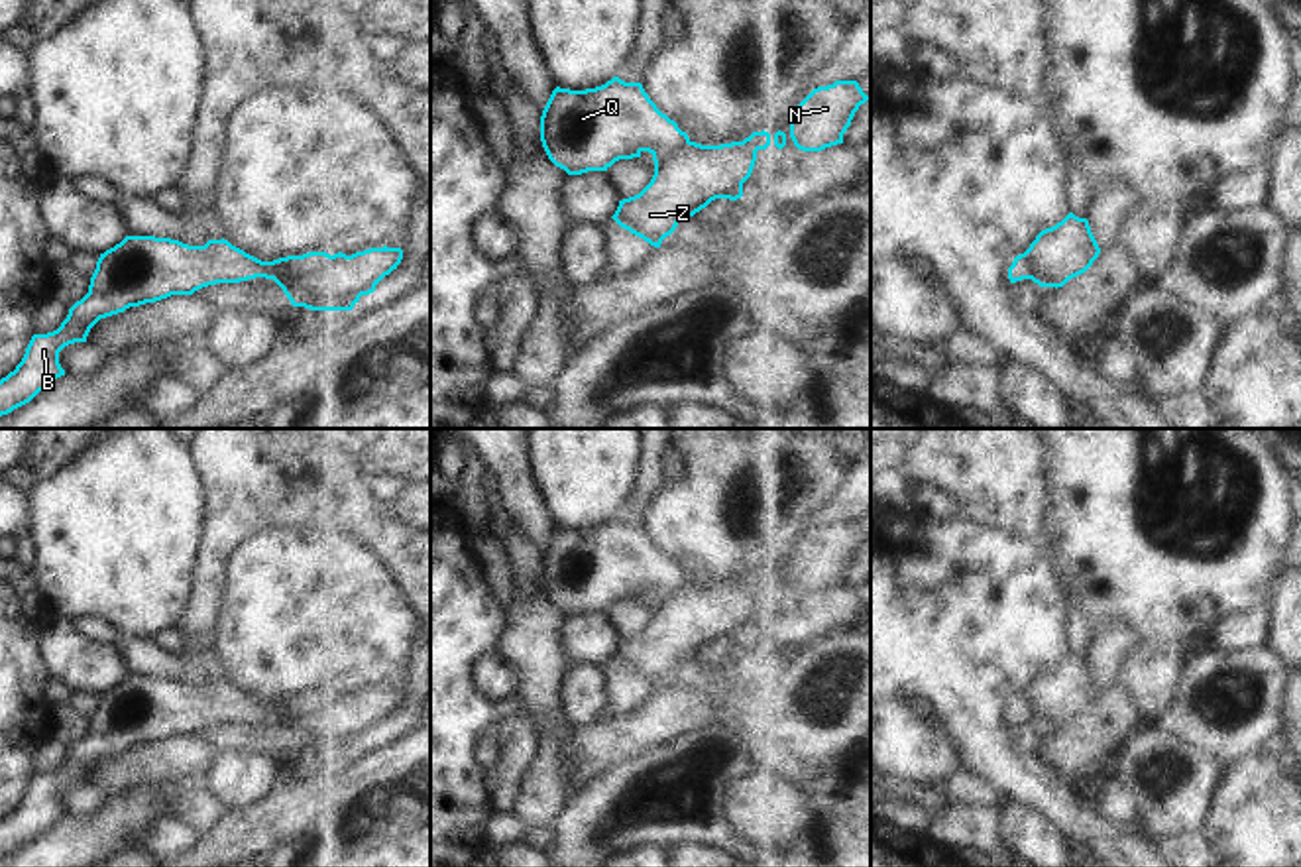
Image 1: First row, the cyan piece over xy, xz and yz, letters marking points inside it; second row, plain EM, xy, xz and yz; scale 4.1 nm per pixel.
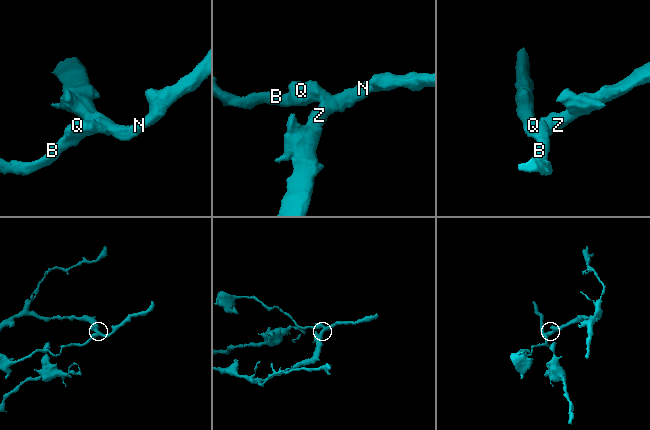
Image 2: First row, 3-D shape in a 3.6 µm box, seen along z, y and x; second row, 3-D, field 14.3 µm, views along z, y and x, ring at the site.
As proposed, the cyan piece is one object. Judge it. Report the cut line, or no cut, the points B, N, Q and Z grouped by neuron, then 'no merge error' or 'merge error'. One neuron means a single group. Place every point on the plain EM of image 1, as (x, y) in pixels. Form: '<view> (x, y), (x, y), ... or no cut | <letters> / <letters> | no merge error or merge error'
xz (688, 580), (653, 598) | B Q / N Z | merge error

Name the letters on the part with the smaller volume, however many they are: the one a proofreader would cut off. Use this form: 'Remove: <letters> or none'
Remove: B, Q

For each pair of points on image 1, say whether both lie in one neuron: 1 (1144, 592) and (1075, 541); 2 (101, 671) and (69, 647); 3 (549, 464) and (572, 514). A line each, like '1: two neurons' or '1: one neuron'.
1: one neuron
2: one neuron
3: one neuron

